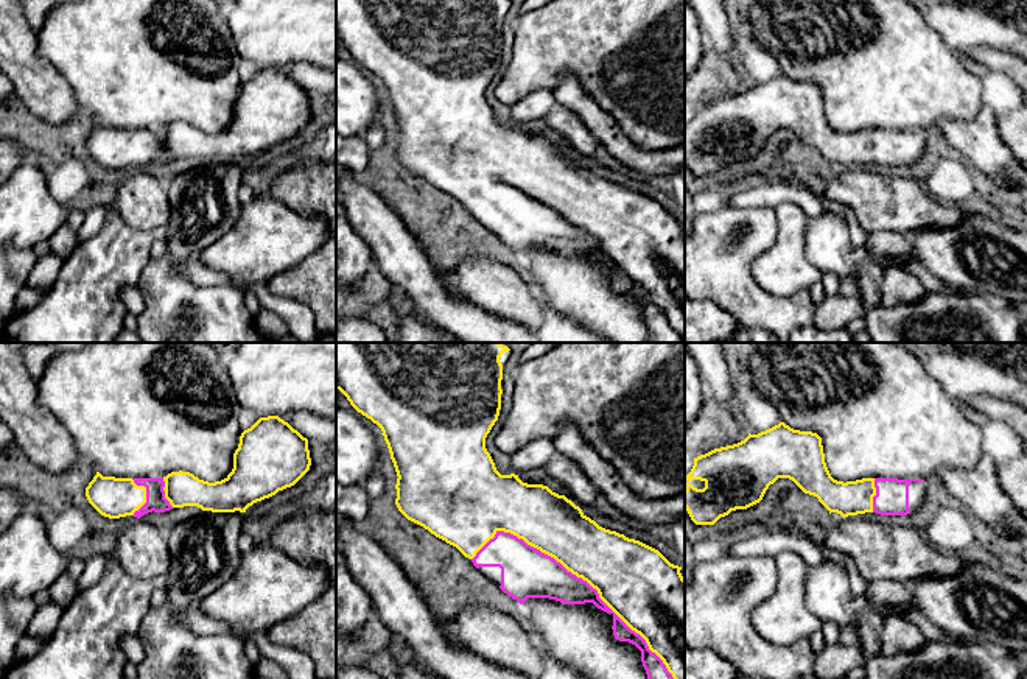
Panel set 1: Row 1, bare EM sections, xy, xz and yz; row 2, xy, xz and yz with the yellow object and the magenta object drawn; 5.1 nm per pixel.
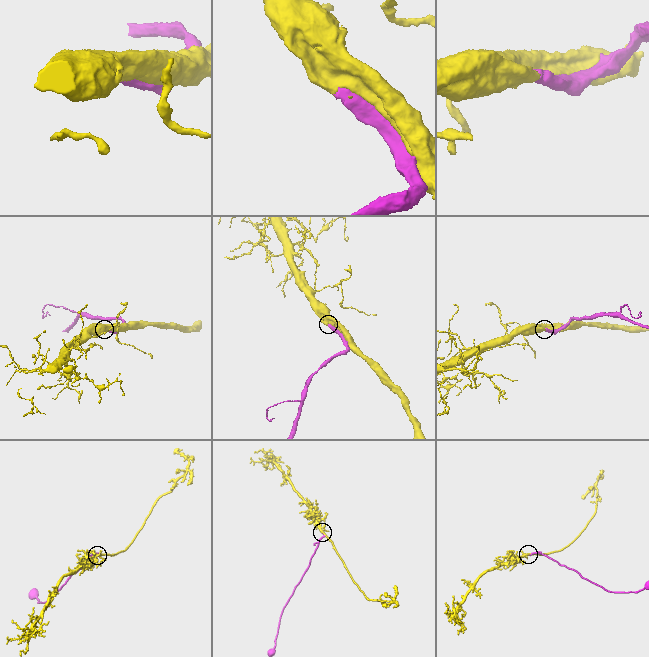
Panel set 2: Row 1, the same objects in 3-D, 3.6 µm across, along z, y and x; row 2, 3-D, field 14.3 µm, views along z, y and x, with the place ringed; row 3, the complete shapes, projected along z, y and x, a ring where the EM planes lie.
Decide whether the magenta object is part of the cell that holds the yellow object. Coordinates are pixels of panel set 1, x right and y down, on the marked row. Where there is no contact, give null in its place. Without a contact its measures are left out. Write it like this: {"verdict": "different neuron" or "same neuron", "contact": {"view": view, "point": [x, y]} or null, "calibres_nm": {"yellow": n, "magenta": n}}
{"verdict": "same neuron", "contact": {"view": "xz", "point": [579, 576]}, "calibres_nm": {"yellow": 360, "magenta": 260}}

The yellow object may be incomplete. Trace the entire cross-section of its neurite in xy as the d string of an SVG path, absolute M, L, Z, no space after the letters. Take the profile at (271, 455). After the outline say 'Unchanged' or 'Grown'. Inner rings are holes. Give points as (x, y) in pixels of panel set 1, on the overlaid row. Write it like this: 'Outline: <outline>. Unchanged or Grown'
Outline: M279 416L260 417L240 436L233 453L233 469L221 481L209 483L190 472L171 472L163 478L115 478L100 472L86 487L89 503L104 517L140 519L148 512L165 512L173 508L198 506L212 512L246 512L249 506L294 486L311 466L308 439Z. Grown

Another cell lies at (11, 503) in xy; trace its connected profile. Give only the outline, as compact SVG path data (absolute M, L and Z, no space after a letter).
M0 489L0 533L26 508L26 500L12 489Z

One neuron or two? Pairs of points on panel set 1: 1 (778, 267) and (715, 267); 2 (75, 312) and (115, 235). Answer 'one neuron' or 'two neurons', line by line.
1: two neurons
2: one neuron

